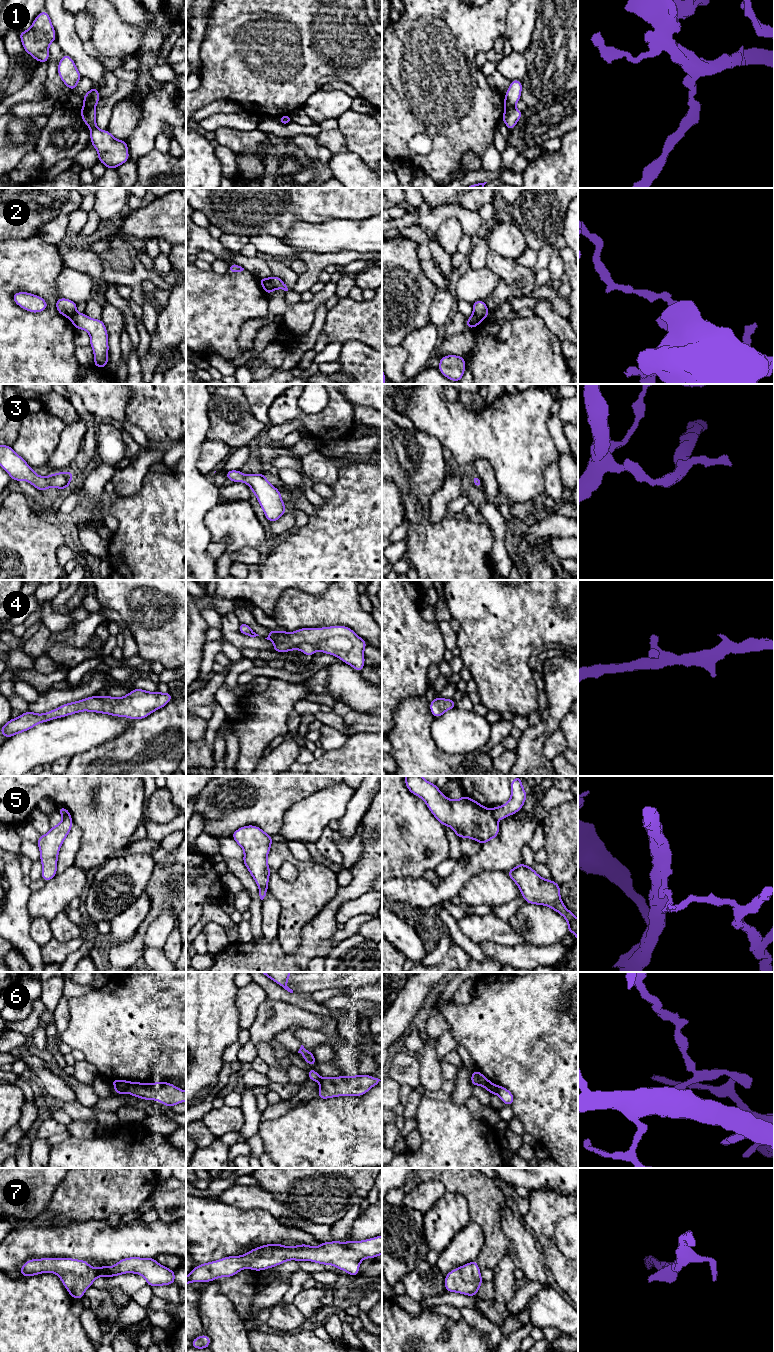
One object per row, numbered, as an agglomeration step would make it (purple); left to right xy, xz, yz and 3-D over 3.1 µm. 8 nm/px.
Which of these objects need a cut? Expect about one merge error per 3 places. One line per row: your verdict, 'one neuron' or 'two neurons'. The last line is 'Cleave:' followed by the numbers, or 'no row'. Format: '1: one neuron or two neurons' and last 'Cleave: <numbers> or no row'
1: two neurons
2: two neurons
3: one neuron
4: one neuron
5: two neurons
6: two neurons
7: one neuron
Cleave: 1, 2, 5, 6

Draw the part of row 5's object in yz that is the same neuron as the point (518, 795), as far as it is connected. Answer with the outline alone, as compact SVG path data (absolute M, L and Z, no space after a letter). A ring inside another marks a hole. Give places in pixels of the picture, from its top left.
M517 776L510 783L511 798L505 803L504 806L497 806L491 809L493 816L498 819L505 819L521 810L523 807L527 794L523 789L522 780Z

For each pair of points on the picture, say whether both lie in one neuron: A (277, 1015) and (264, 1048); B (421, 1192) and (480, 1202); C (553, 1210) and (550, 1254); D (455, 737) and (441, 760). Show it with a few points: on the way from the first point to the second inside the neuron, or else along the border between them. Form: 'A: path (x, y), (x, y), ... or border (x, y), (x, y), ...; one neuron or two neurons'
A: border (269, 1042), (260, 1042), (256, 1046); two neurons
B: border (423, 1182), (438, 1180), (446, 1191); two neurons
C: path (546, 1221), (546, 1238), (548, 1243); one neuron
D: border (430, 734), (433, 741), (448, 753), (469, 752); two neurons

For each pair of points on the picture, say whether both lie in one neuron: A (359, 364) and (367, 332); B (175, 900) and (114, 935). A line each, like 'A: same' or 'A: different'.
A: different
B: different

